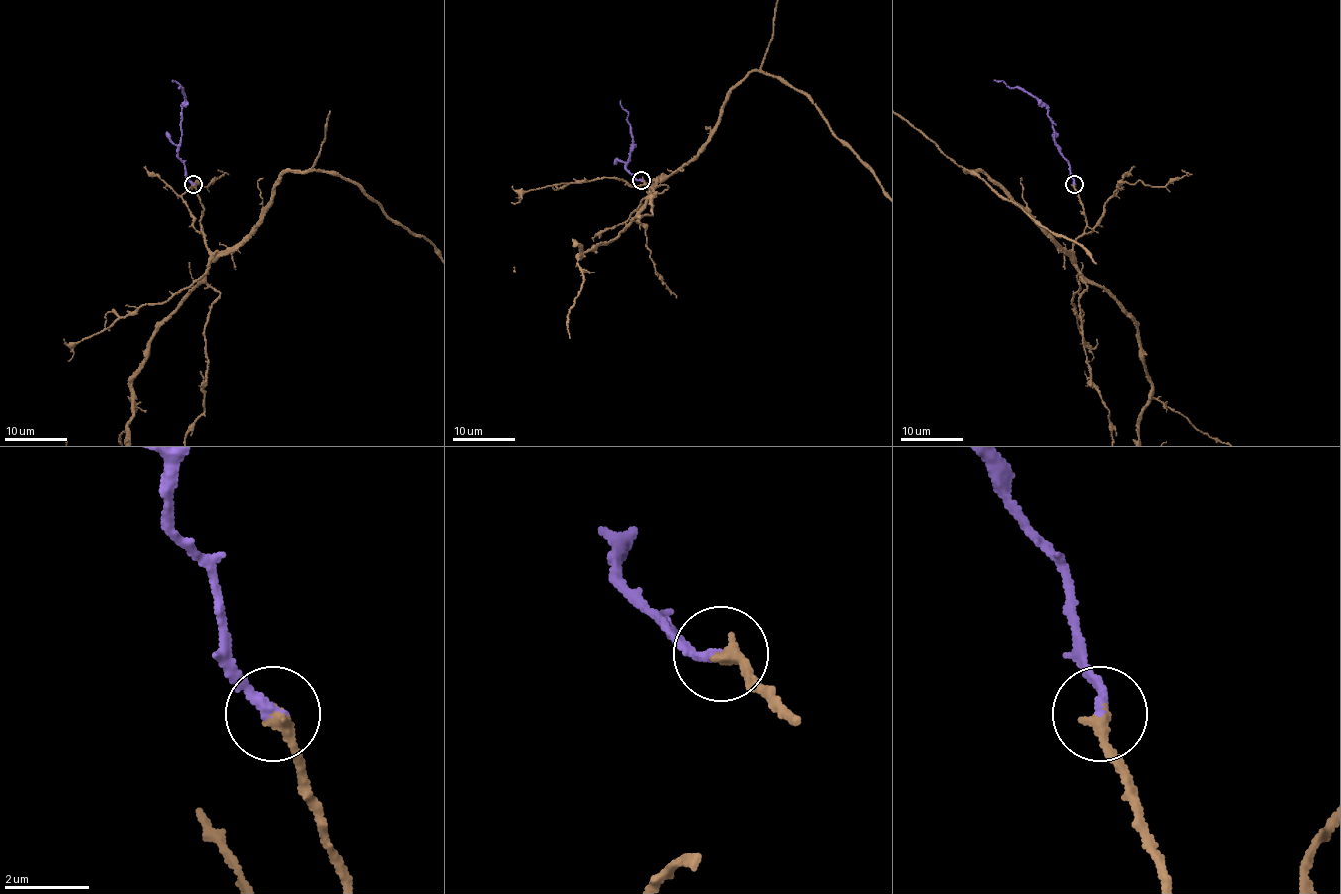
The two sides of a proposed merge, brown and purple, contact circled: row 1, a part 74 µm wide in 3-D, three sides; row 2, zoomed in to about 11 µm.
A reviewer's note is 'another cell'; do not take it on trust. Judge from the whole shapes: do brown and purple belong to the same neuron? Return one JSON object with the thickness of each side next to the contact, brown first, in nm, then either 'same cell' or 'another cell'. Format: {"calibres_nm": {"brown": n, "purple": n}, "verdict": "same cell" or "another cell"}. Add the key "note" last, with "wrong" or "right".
{"calibres_nm": {"brown": 320, "purple": 280}, "verdict": "same cell", "note": "wrong"}

